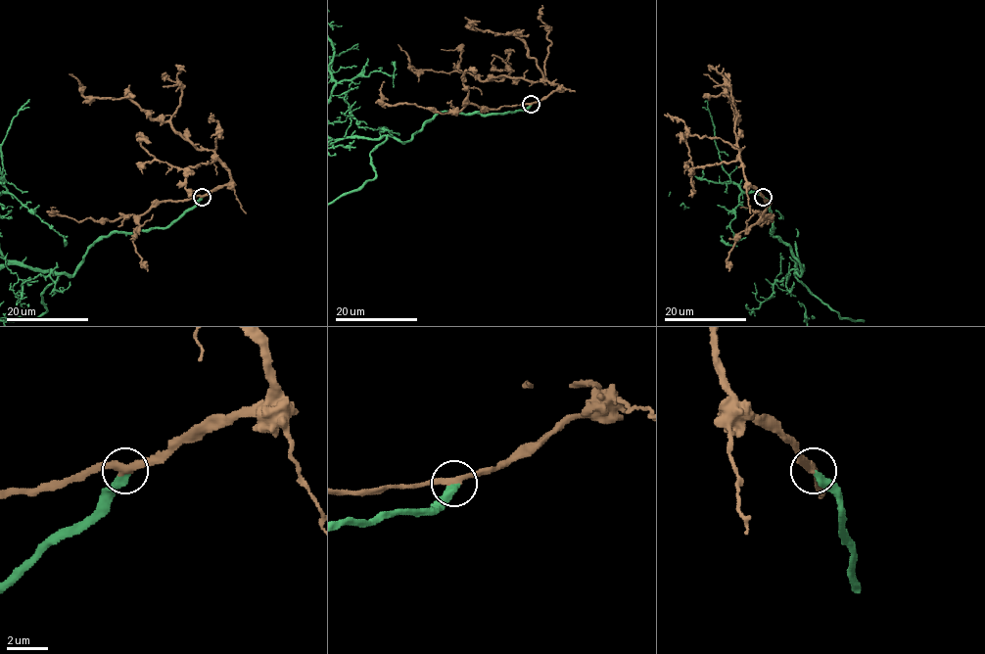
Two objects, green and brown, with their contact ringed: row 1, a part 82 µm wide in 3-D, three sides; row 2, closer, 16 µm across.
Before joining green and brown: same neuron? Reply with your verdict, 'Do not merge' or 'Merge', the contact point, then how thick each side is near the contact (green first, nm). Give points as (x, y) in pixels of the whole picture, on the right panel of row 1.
Merge. Place: (763, 197). Thickness 400 nm (green) against 320 nm

